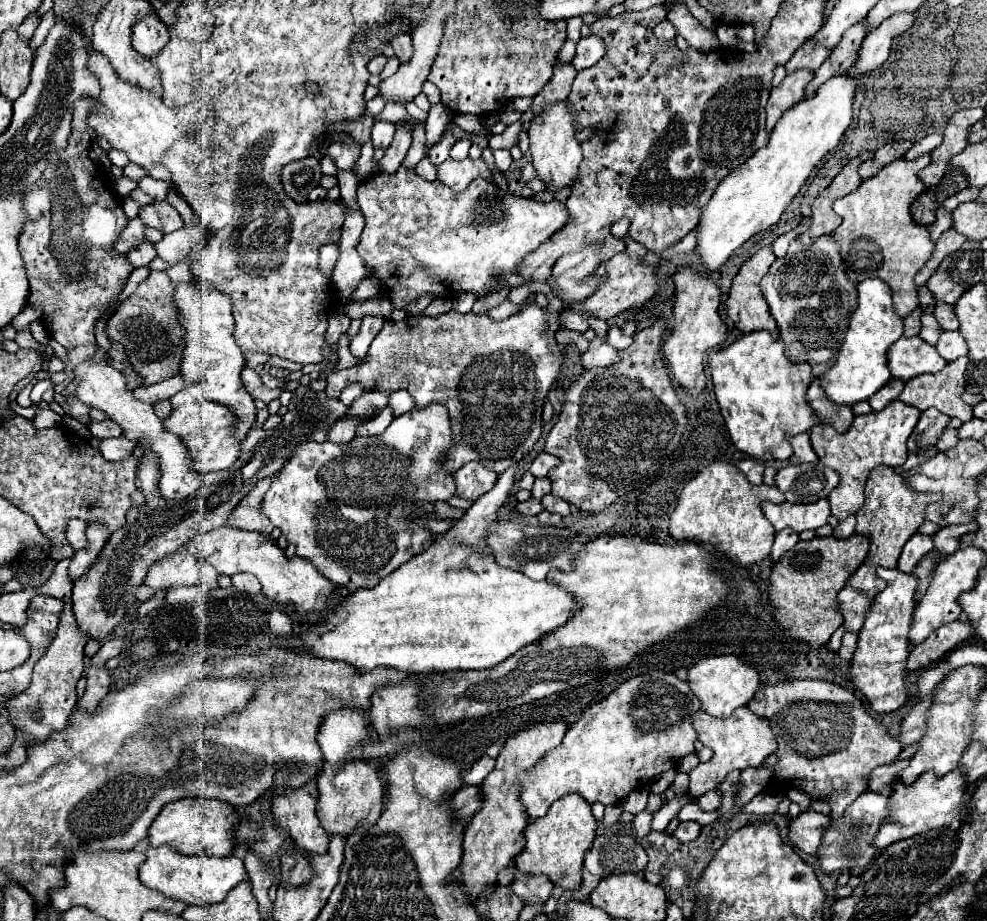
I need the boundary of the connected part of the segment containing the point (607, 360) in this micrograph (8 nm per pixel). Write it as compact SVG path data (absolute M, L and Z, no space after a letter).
M595 336L595 338L589 342L589 348L581 354L581 366L583 366L583 368L609 366L609 364L615 364L615 362L619 362L619 360L621 360L619 350L613 348L611 344L607 344L607 340L601 338L601 336Z

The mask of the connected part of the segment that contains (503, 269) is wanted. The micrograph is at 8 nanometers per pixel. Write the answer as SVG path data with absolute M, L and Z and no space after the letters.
M399 166L393 176L381 172L359 184L357 206L365 216L365 228L357 248L363 248L361 258L367 264L367 276L377 274L383 288L395 292L391 298L395 308L405 308L421 294L441 296L441 286L451 288L453 292L475 292L477 296L493 292L489 280L497 278L507 280L509 286L521 286L523 276L517 272L519 262L569 222L567 206L561 200L541 204L531 198L519 198L501 192L483 178L475 178L467 190L455 194L439 180L429 182L415 170L405 170L405 166Z

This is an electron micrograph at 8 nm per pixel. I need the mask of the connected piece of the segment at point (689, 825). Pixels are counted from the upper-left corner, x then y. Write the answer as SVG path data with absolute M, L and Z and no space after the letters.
M681 822L679 828L675 830L675 838L679 842L691 842L699 836L699 832L701 832L701 826L697 822Z

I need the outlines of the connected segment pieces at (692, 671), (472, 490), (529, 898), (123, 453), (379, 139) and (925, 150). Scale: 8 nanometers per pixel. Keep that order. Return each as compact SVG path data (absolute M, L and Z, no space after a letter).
M711 656L711 658L699 660L695 666L689 668L687 682L691 684L693 694L701 700L703 710L715 718L727 718L739 706L747 706L761 686L759 672L751 664L735 656Z
M469 462L467 466L459 468L455 472L455 484L457 484L457 494L461 498L477 500L481 494L489 492L497 480L497 474L493 470L487 470L479 462Z
M515 872L511 890L525 898L525 904L543 904L553 890L553 882L543 874L521 874Z
M119 436L119 438L107 438L107 440L101 440L101 454L103 458L111 460L111 462L117 462L117 460L123 460L127 456L133 454L133 448L137 446L137 442L133 440L127 440L125 436Z
M377 120L373 126L373 146L387 150L387 146L391 146L393 142L393 134L395 134L395 124Z
M929 134L929 136L921 138L919 142L915 142L915 144L907 150L905 158L907 158L907 160L915 160L915 158L919 158L919 156L923 156L923 154L929 154L929 152L931 152L933 148L937 148L941 142L943 142L943 134Z

